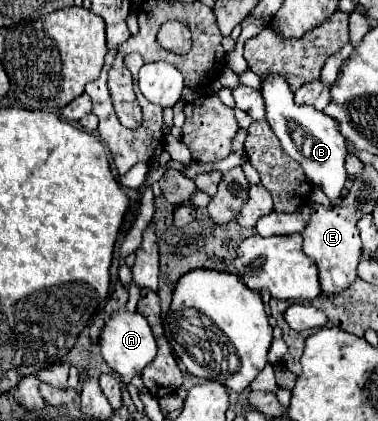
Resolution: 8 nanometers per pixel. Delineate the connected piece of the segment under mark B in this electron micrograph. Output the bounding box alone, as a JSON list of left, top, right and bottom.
[262,75,348,201]

